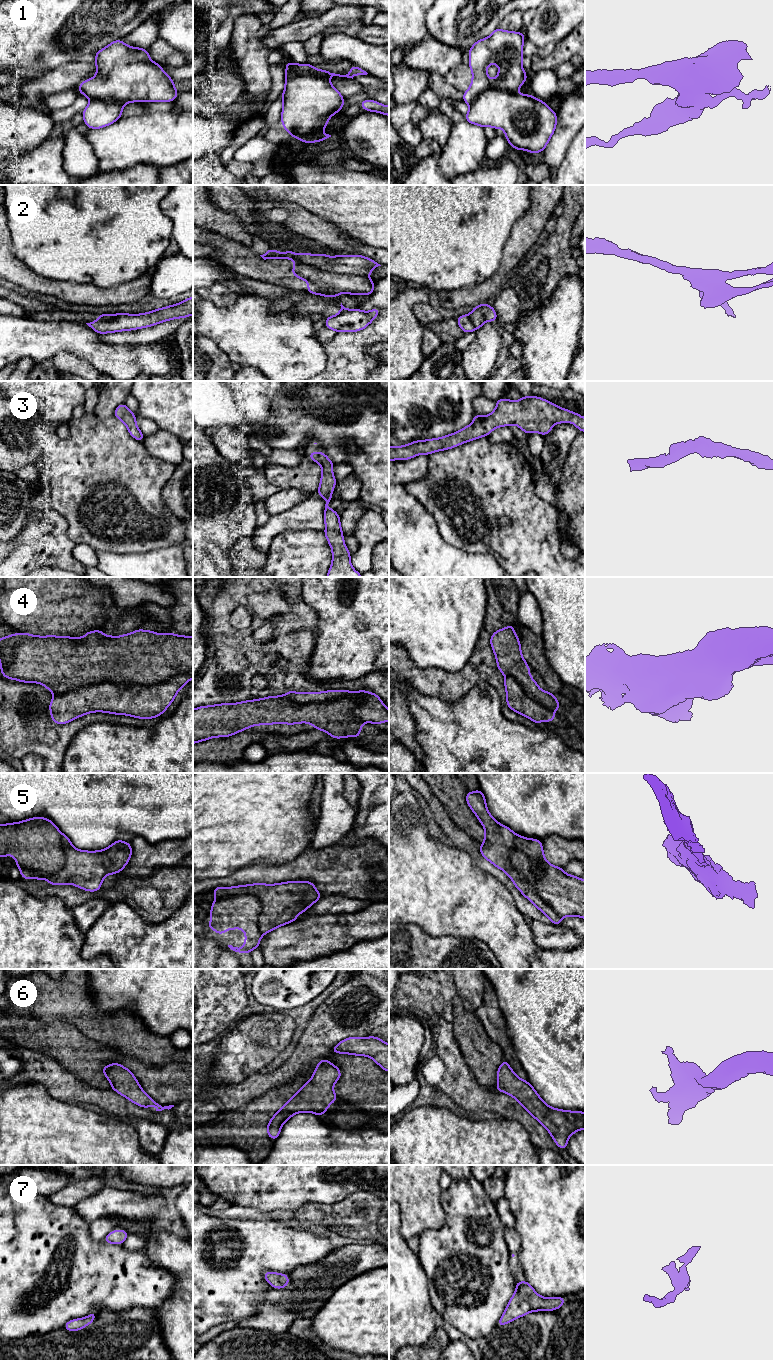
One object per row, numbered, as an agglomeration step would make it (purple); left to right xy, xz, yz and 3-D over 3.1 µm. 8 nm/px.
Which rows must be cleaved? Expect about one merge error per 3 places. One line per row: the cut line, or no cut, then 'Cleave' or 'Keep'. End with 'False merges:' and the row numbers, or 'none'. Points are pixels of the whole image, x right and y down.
1: Split along yz (516, 92), (505, 92), (496, 88), (487, 88), (470, 105). Cleave
2: Split along xz (297, 262), (337, 273), (365, 275). Cleave
3: No split. Keep
4: Split along xy (192, 670), (148, 684), (115, 684), (101, 681), (55, 695). Cleave
5: Split along yz (514, 847), (511, 864), (560, 918). Cleave
6: No split. Keep
7: No split. Keep
False merges: 1, 2, 4, 5

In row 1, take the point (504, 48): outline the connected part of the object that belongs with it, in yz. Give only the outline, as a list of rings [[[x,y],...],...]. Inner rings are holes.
[[[497,28],[489,37],[474,43],[468,50],[468,65],[472,70],[472,81],[468,90],[463,93],[462,100],[471,105],[488,88],[497,88],[505,92],[517,93],[518,89],[528,77],[522,67],[522,49],[524,40],[525,36],[522,31],[511,32]],[[491,63],[495,63],[499,67],[497,77],[492,80],[490,80],[487,75],[487,67]]]

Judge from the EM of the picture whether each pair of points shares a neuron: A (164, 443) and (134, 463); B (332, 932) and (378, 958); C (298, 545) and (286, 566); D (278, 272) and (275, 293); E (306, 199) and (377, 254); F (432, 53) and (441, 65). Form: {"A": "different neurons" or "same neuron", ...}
{"A": "different neurons", "B": "different neurons", "C": "same neuron", "D": "different neurons", "E": "different neurons", "F": "same neuron"}

